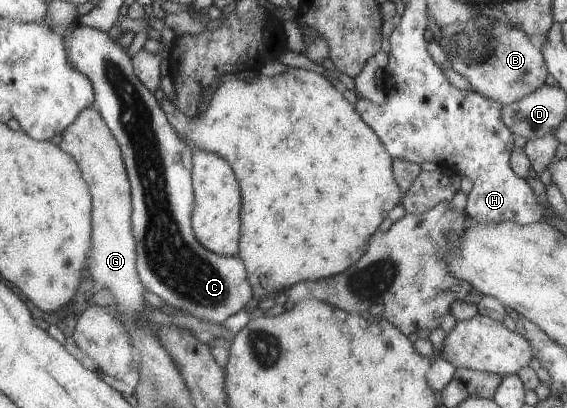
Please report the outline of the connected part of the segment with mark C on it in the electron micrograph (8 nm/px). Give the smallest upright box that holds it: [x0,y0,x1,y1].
[65,22,253,325]

